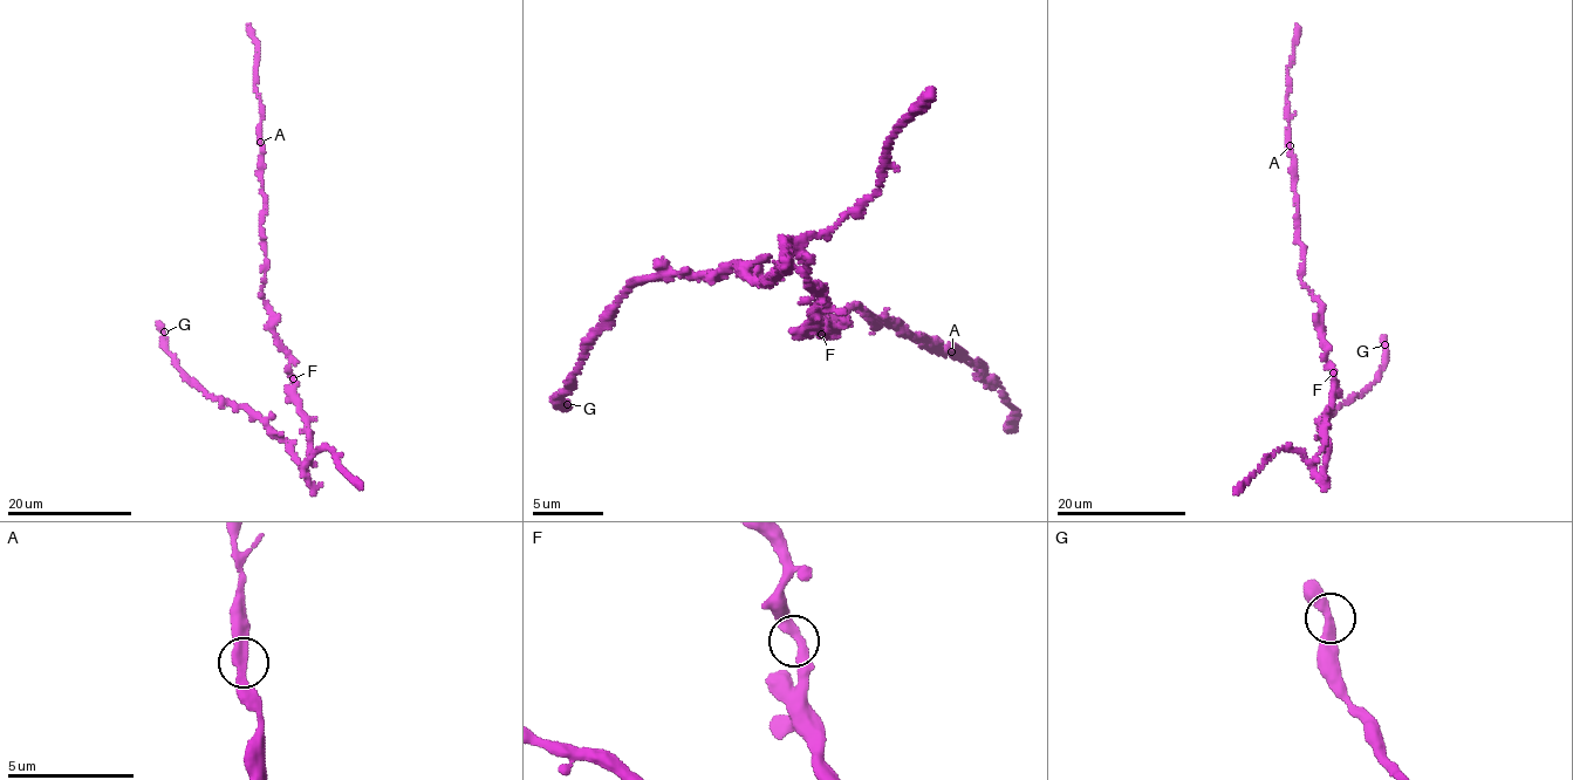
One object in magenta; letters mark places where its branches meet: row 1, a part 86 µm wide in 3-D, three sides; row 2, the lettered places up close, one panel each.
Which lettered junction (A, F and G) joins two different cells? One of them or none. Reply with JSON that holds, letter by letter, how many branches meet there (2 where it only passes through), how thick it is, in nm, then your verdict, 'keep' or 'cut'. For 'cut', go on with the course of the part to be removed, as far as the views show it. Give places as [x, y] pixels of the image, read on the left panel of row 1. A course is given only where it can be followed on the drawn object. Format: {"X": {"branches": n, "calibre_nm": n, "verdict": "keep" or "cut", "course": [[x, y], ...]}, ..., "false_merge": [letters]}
{"A": {"branches": 2, "calibre_nm": 360, "verdict": "keep"}, "F": {"branches": 2, "calibre_nm": 360, "verdict": "keep"}, "G": {"branches": 2, "calibre_nm": 340, "verdict": "keep"}, "false_merge": []}

